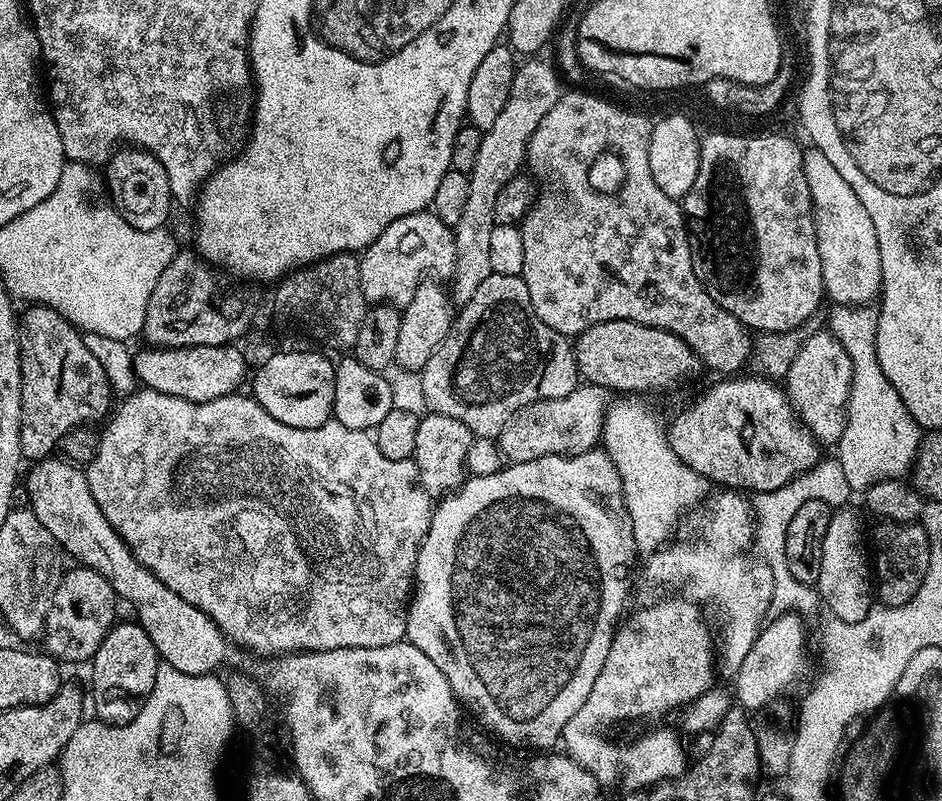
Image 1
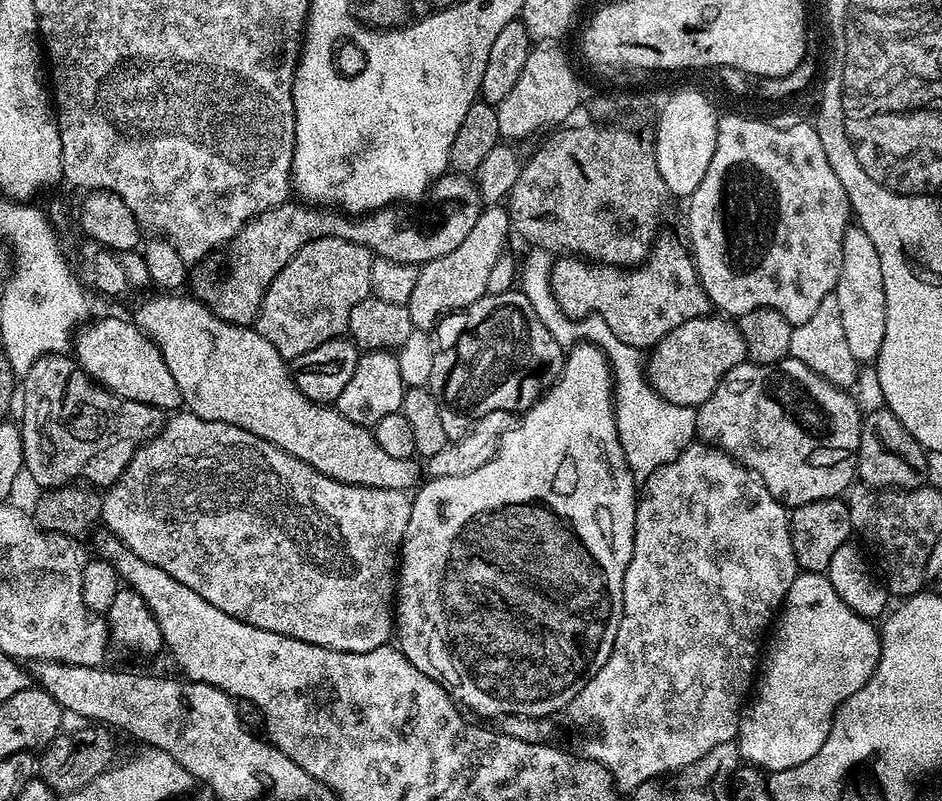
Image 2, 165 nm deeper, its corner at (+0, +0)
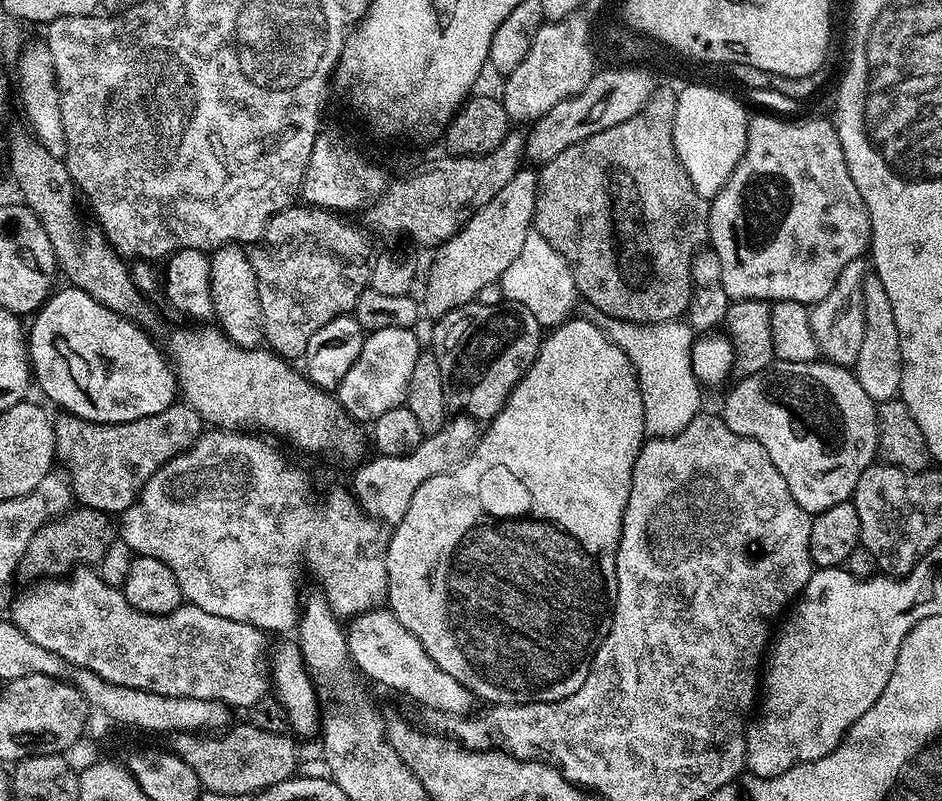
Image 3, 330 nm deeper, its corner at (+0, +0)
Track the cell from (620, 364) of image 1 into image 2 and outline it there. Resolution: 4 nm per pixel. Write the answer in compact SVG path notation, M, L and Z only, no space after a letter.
M720 314L699 316L690 322L682 322L682 326L674 326L670 334L650 349L649 356L652 357L646 360L648 384L666 398L666 402L697 409L714 394L726 373L745 363L747 355L746 342L731 319Z

